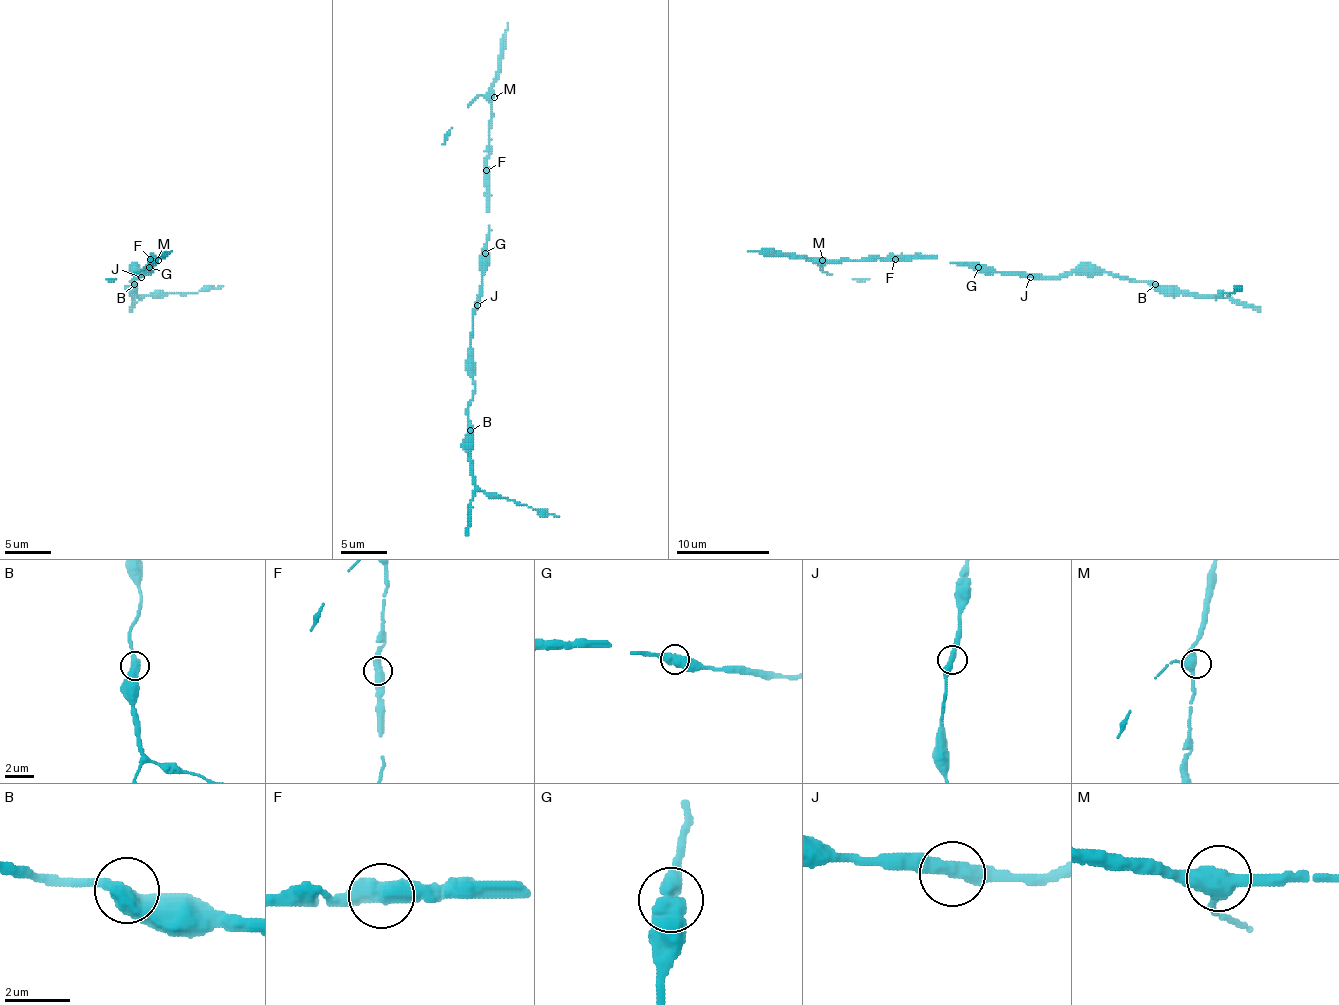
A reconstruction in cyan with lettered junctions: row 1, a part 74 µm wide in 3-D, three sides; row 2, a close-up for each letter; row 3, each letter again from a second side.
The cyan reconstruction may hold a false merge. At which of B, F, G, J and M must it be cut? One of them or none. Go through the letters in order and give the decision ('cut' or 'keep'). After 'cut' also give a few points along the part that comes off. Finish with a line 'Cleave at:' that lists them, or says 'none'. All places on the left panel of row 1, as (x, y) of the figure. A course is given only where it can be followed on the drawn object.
B: keep
F: keep
G: keep
J: keep
M: keep
Cleave at: none

